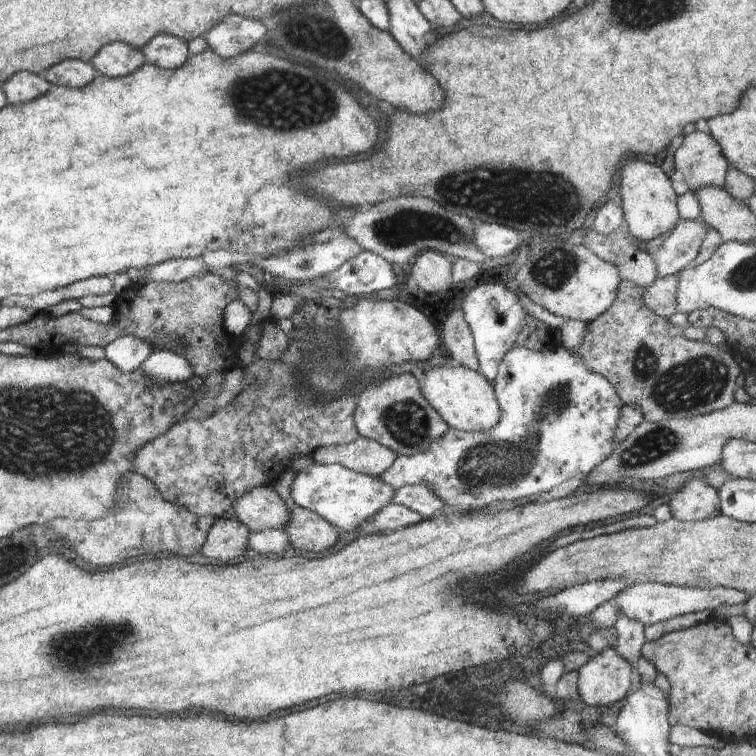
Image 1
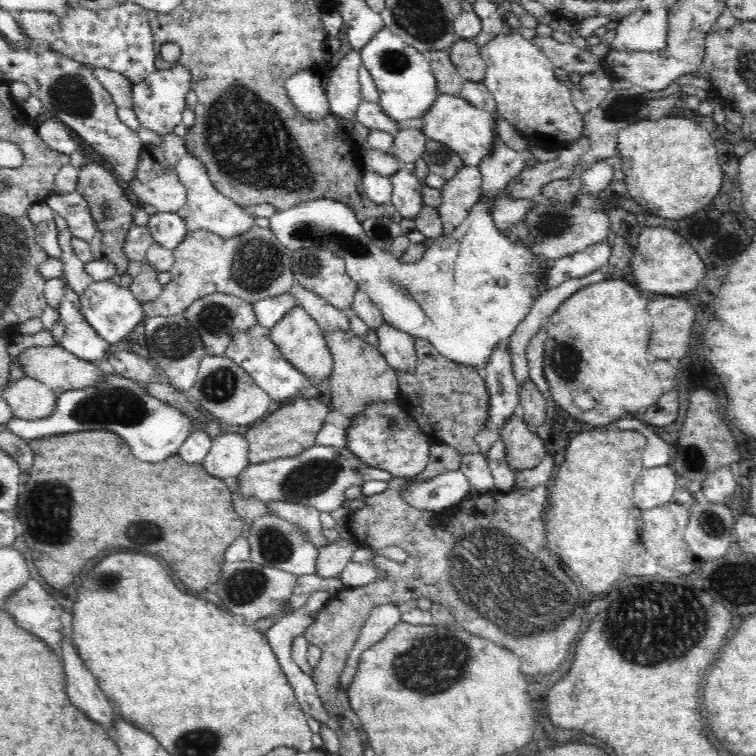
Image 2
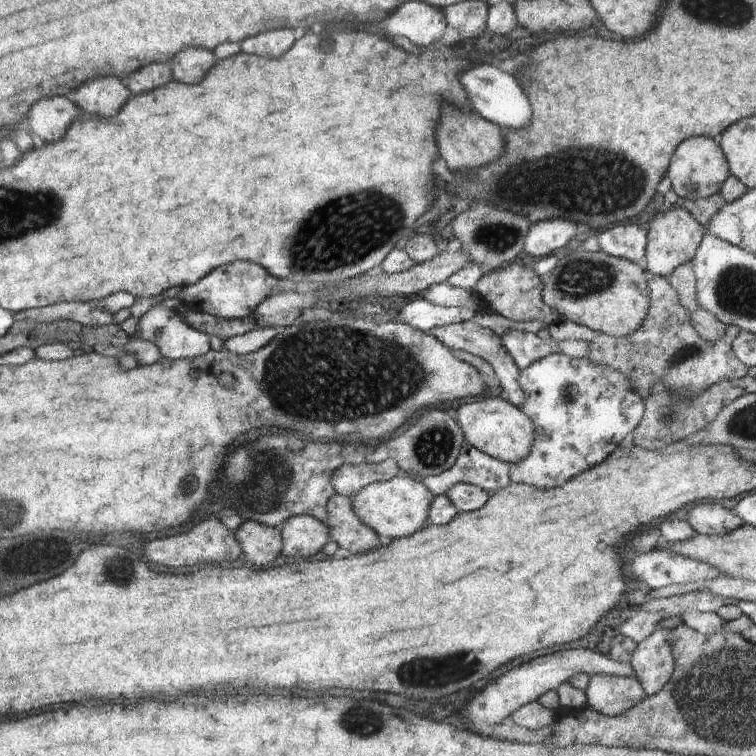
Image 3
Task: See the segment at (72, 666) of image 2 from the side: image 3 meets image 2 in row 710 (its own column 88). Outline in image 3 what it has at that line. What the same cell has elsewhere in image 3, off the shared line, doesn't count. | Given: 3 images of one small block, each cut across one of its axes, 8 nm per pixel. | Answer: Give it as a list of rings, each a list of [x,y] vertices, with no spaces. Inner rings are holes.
[[[114,76],[86,82],[68,96],[68,100],[78,104],[82,110],[106,118],[116,116],[128,98],[130,98],[128,88]]]

